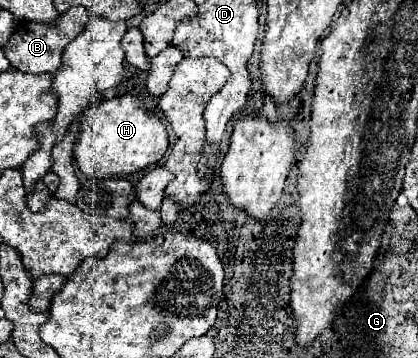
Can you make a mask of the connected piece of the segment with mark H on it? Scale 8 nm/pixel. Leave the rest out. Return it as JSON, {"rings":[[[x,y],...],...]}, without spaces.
{"rings":[[[129,93],[107,99],[85,111],[79,129],[73,153],[80,171],[89,178],[125,177],[141,171],[159,163],[169,147],[167,129],[159,115],[145,109],[143,103]]]}

